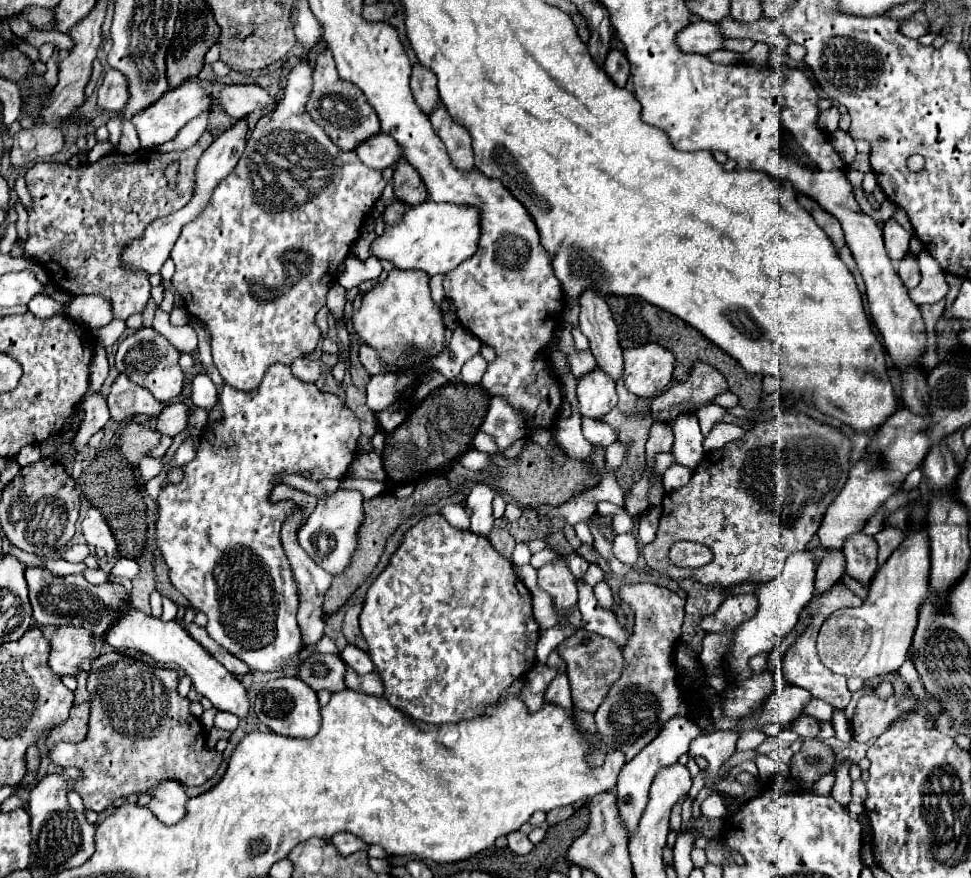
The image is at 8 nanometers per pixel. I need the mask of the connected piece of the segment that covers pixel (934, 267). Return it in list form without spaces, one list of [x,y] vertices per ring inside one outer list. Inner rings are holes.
[[[921,251],[917,255],[917,261],[921,265],[921,283],[909,291],[911,301],[915,305],[941,301],[949,291],[949,283],[945,281],[945,273],[941,271],[939,263],[927,251]]]

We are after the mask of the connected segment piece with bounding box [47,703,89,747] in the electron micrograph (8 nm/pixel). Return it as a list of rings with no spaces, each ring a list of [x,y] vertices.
[[[87,703],[73,705],[69,719],[49,731],[47,747],[51,747],[53,743],[59,743],[59,741],[81,743],[87,737],[87,723],[89,723],[89,705]]]

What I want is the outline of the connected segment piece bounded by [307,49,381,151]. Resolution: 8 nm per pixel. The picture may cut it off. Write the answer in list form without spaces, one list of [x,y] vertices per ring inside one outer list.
[[[329,49],[317,57],[317,65],[313,69],[313,79],[315,79],[315,85],[313,85],[313,95],[307,103],[307,111],[313,117],[313,121],[325,129],[325,133],[331,137],[331,141],[341,151],[351,151],[351,149],[359,147],[359,143],[363,143],[367,137],[381,133],[379,117],[377,117],[375,109],[369,107],[367,99],[365,99],[363,91],[359,91],[359,87],[355,87],[353,83],[349,83],[337,75],[335,59]]]

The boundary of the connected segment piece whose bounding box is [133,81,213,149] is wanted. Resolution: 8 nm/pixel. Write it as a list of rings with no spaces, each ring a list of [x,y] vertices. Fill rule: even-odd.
[[[185,81],[181,87],[167,91],[155,105],[151,105],[147,111],[141,111],[139,115],[133,117],[133,123],[139,131],[139,139],[141,139],[141,147],[151,149],[155,145],[167,143],[171,139],[175,139],[175,135],[197,115],[201,113],[209,113],[213,107],[213,99],[211,95],[201,87],[199,81]]]

